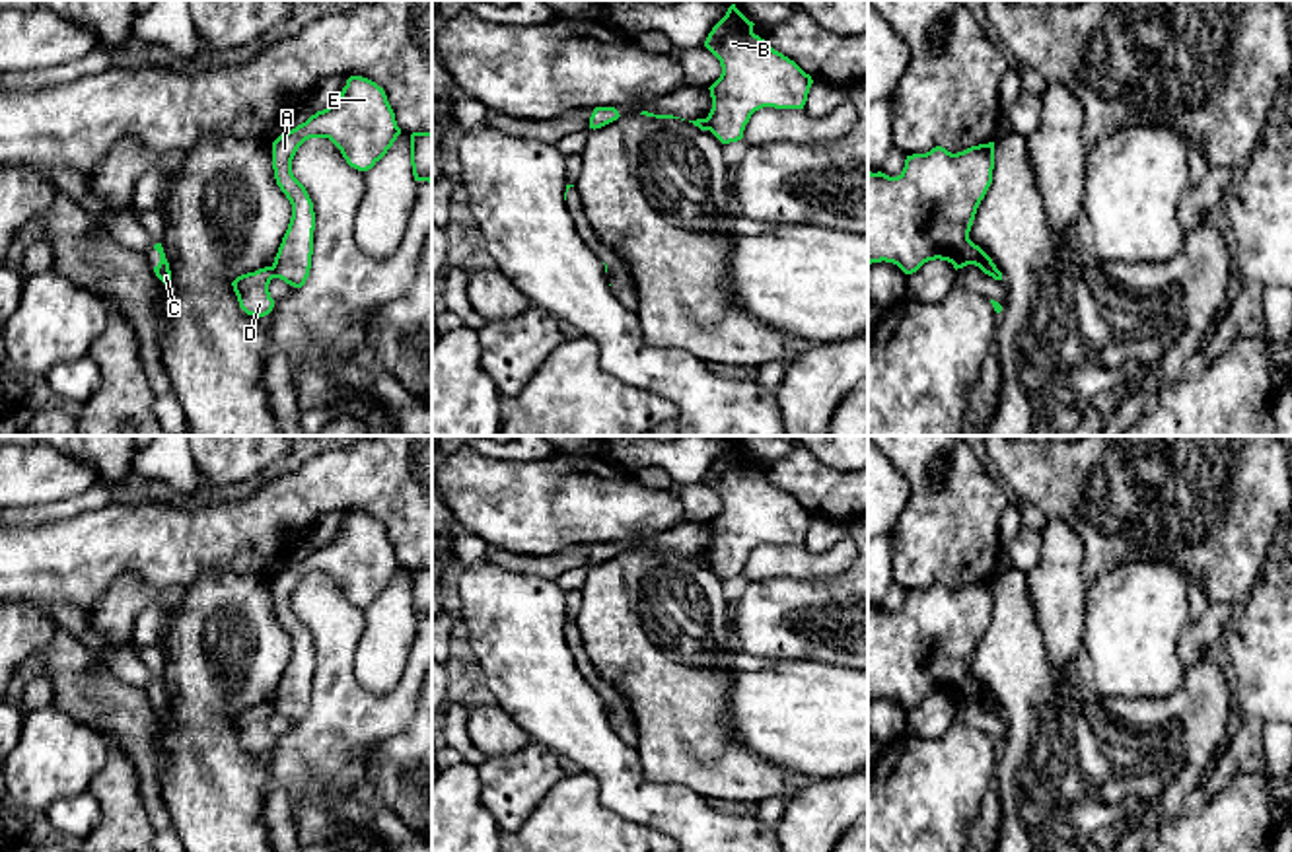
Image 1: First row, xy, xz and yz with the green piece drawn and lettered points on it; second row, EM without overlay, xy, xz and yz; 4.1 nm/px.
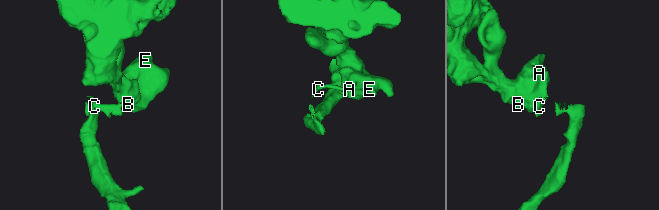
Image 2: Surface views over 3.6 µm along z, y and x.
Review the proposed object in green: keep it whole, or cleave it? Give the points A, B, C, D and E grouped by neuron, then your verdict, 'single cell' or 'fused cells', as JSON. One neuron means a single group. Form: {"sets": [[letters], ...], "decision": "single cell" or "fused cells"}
{"sets": [["A", "B", "E"], ["C", "D"]], "decision": "fused cells"}

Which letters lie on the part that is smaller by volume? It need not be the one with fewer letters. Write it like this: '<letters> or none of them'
C, D

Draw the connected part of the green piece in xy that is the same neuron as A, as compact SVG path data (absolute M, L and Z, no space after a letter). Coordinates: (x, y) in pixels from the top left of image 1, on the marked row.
M350 76L327 109L272 142L274 179L292 204L292 218L272 263L274 278L302 288L311 268L315 212L305 187L292 173L298 148L309 138L329 138L350 167L368 171L399 134L383 88L368 78Z

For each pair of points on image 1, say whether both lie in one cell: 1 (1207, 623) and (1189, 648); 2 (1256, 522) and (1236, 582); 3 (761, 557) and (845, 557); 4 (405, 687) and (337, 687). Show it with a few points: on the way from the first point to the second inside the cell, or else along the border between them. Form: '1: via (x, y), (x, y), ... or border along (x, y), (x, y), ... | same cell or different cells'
1: via (1207, 629), (1195, 642) | same cell
2: via (1240, 537), (1236, 541), (1236, 567) | same cell
3: via (783, 561), (824, 561) | same cell
4: via (388, 703), (355, 703) | same cell

